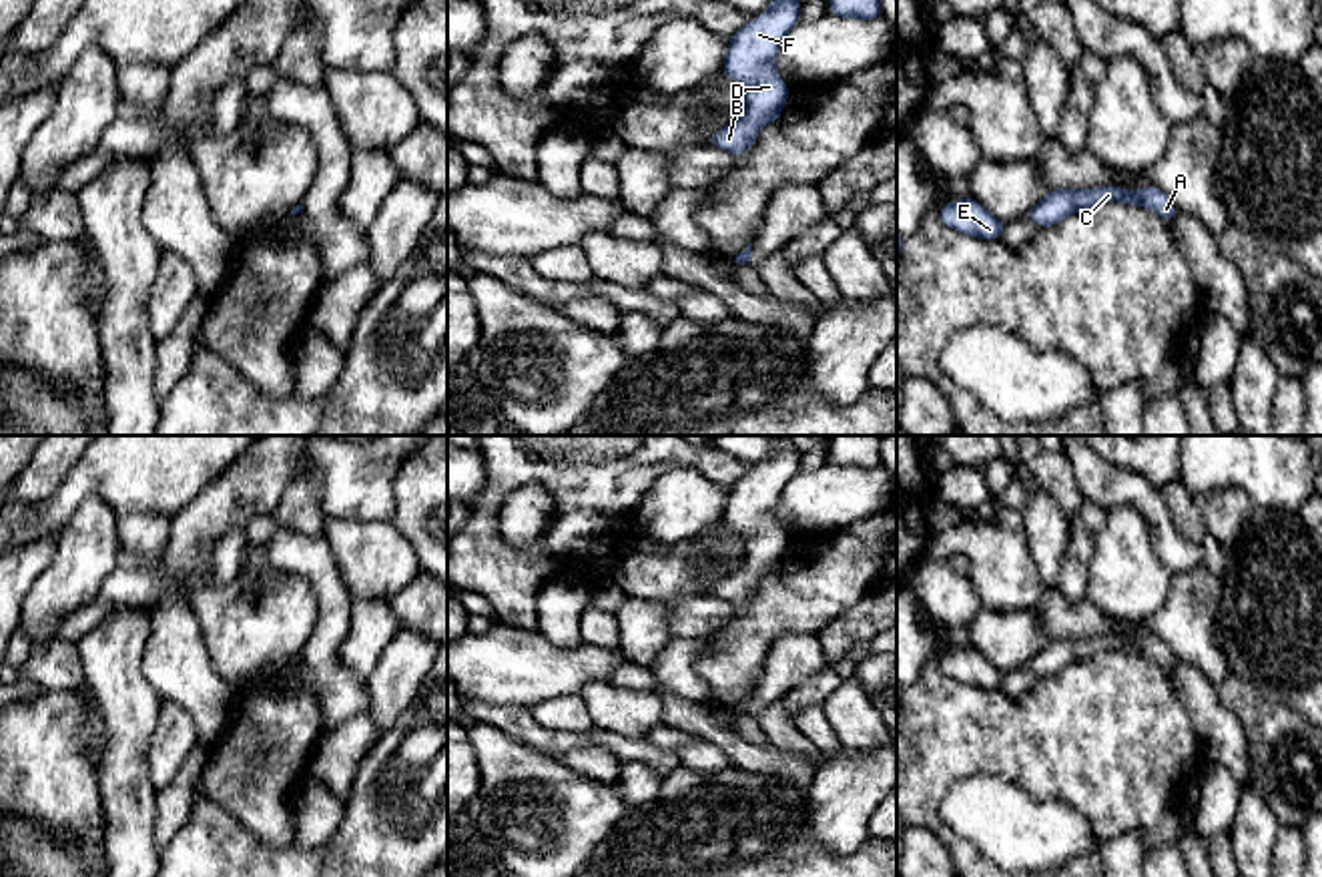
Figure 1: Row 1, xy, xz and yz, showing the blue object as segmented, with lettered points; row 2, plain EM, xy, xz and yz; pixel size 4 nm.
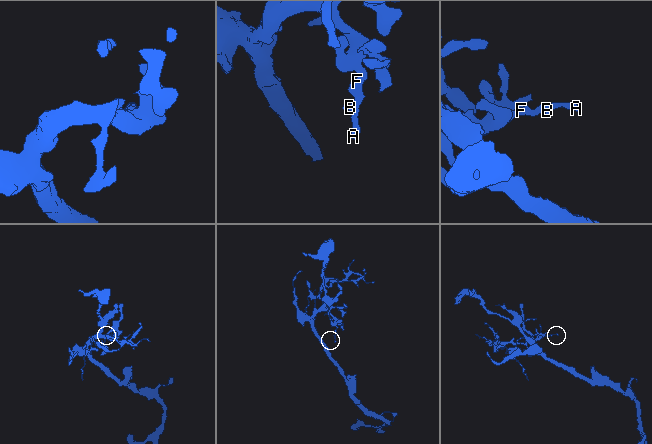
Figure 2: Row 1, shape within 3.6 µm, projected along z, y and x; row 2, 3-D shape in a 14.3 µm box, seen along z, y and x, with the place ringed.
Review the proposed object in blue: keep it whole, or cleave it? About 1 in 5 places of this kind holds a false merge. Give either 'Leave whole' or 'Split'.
Leave whole

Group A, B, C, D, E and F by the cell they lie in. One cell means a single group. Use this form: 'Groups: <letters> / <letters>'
Groups: A B C D E F

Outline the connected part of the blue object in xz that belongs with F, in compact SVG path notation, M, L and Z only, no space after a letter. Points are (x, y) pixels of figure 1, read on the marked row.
M772 0L768 10L750 20L732 38L722 74L746 88L746 106L738 122L716 130L708 144L730 155L746 155L758 130L780 118L790 88L774 70L780 42L800 20L798 0Z

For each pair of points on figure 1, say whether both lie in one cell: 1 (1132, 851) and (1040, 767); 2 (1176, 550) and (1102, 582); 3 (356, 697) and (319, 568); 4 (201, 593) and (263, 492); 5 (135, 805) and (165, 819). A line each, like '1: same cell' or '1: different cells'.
1: different cells
2: different cells
3: same cell
4: different cells
5: different cells

